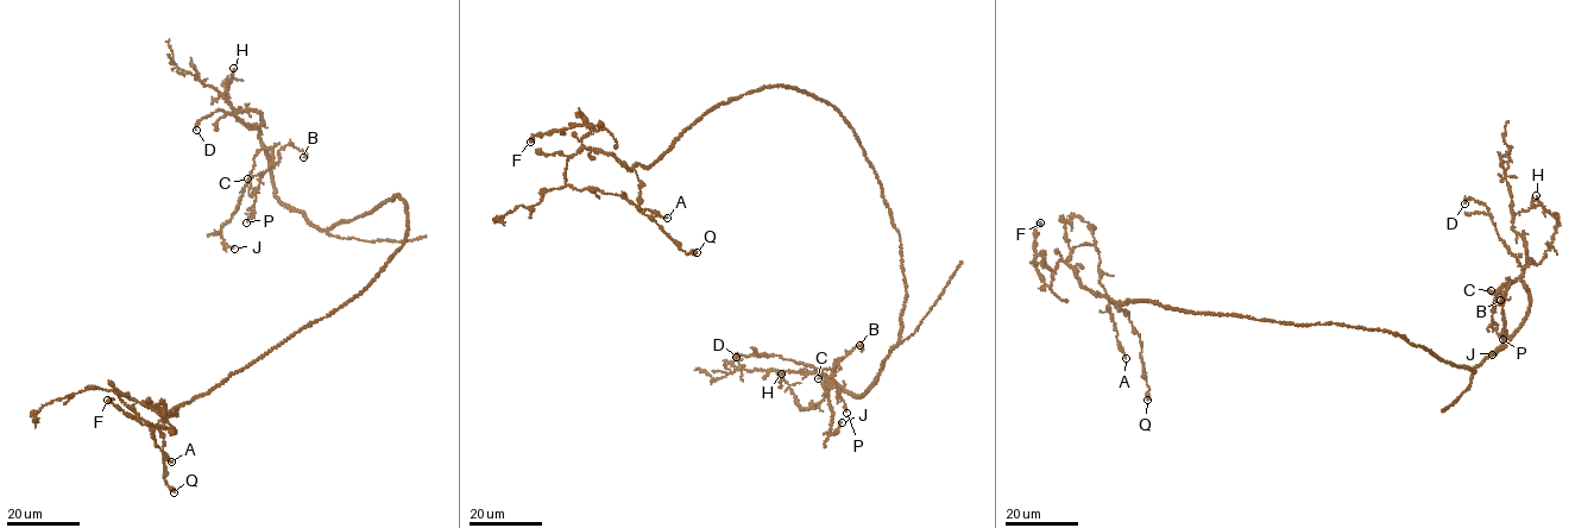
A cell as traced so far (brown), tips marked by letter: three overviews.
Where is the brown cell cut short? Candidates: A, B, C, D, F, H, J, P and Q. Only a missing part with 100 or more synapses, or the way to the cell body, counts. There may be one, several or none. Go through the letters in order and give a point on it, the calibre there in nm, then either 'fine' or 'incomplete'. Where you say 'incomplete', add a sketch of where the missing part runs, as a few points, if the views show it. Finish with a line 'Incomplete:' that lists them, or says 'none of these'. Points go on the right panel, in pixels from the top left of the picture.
A: at (1126, 358); 140 nm thick; fine
B: at (1500, 300); 110 nm thick; fine
C: at (1491, 290); 110 nm thick; fine
D: at (1465, 203); 80 nm thick; fine
F: at (1040, 222); 600 nm thick; fine
H: at (1536, 195); 130 nm thick; fine
J: at (1492, 354); 160 nm thick; fine
P: at (1503, 339); 110 nm thick; fine
Q: at (1147, 400); 400 nm thick; fine
Incomplete: none of these

